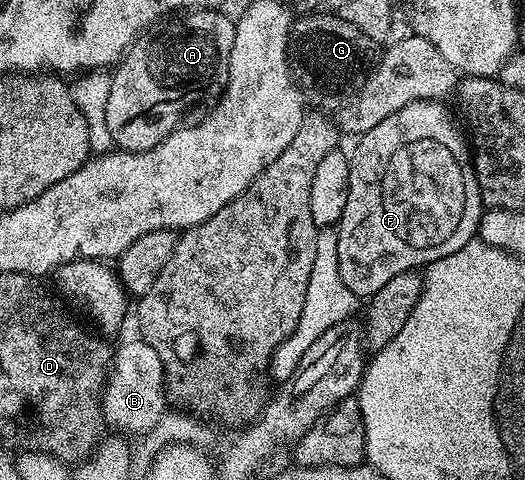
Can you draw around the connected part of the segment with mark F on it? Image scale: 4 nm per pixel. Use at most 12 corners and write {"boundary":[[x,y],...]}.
{"boundary":[[442,100],[356,140],[335,229],[370,299],[476,240],[473,154]]}

